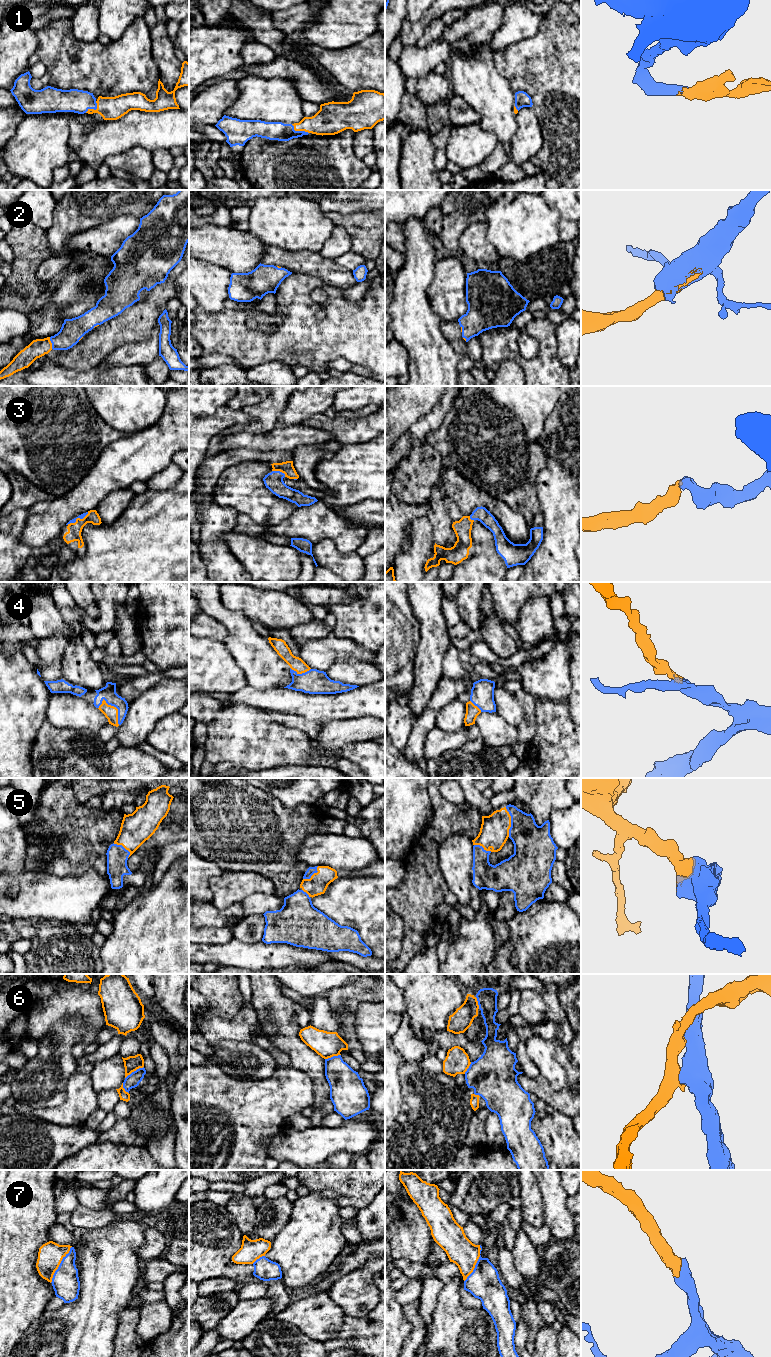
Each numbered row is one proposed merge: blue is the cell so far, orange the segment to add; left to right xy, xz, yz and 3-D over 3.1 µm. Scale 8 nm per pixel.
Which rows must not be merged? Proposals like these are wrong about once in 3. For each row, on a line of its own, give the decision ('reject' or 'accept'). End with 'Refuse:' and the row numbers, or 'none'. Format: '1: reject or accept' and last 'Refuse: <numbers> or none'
1: accept
2: accept
3: accept
4: accept
5: accept
6: reject
7: accept
Refuse: 6

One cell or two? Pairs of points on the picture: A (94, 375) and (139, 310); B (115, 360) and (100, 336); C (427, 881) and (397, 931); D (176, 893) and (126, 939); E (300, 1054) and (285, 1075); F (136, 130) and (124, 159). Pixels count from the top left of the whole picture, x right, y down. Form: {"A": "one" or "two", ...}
{"A": "two", "B": "two", "C": "two", "D": "one", "E": "two", "F": "two"}

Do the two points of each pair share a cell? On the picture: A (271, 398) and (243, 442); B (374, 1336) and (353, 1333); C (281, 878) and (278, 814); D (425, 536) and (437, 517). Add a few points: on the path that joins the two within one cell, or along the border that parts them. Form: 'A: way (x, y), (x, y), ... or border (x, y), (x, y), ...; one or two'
A: border (273, 428), (261, 434), (252, 434), (245, 431); two
B: way (369, 1334), (358, 1333); one
C: way (278, 862), (275, 850), (275, 830); one
D: border (426, 516), (431, 525), (432, 539), (435, 542); two

